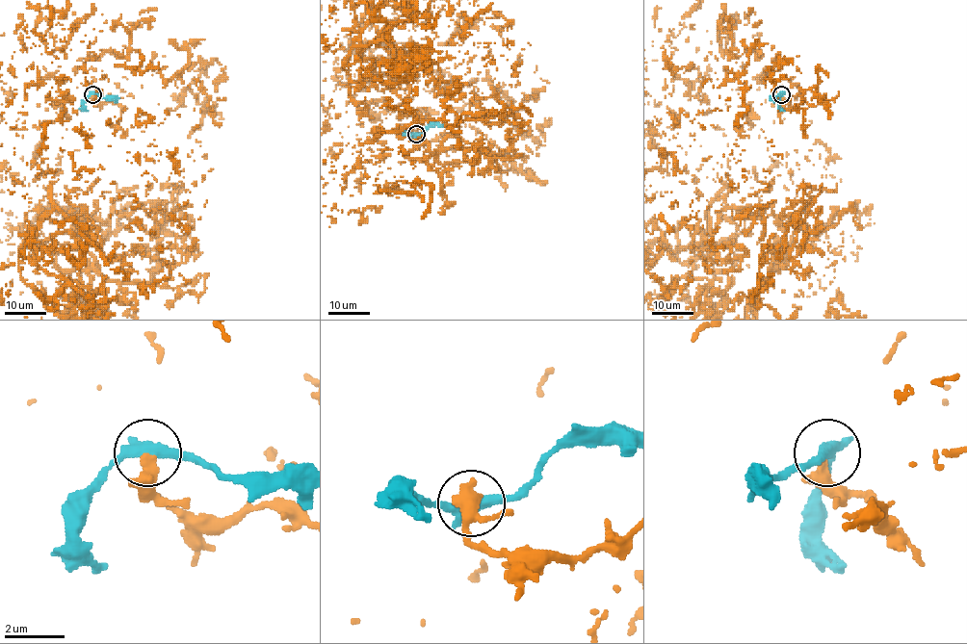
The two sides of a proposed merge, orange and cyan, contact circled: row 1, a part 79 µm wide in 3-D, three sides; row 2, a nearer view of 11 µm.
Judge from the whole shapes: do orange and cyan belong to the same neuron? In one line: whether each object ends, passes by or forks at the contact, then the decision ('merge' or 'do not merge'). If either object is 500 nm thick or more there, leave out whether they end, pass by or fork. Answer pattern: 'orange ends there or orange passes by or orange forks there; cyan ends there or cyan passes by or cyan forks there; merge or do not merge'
orange ends there; cyan passes by; do not merge

